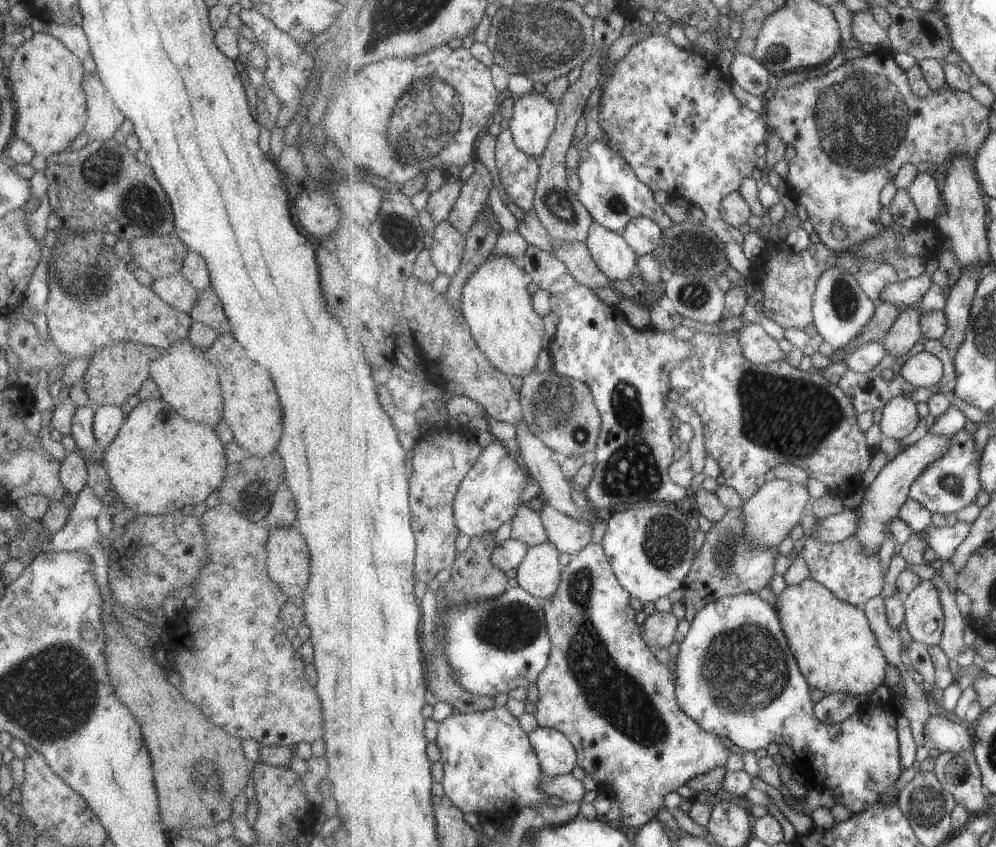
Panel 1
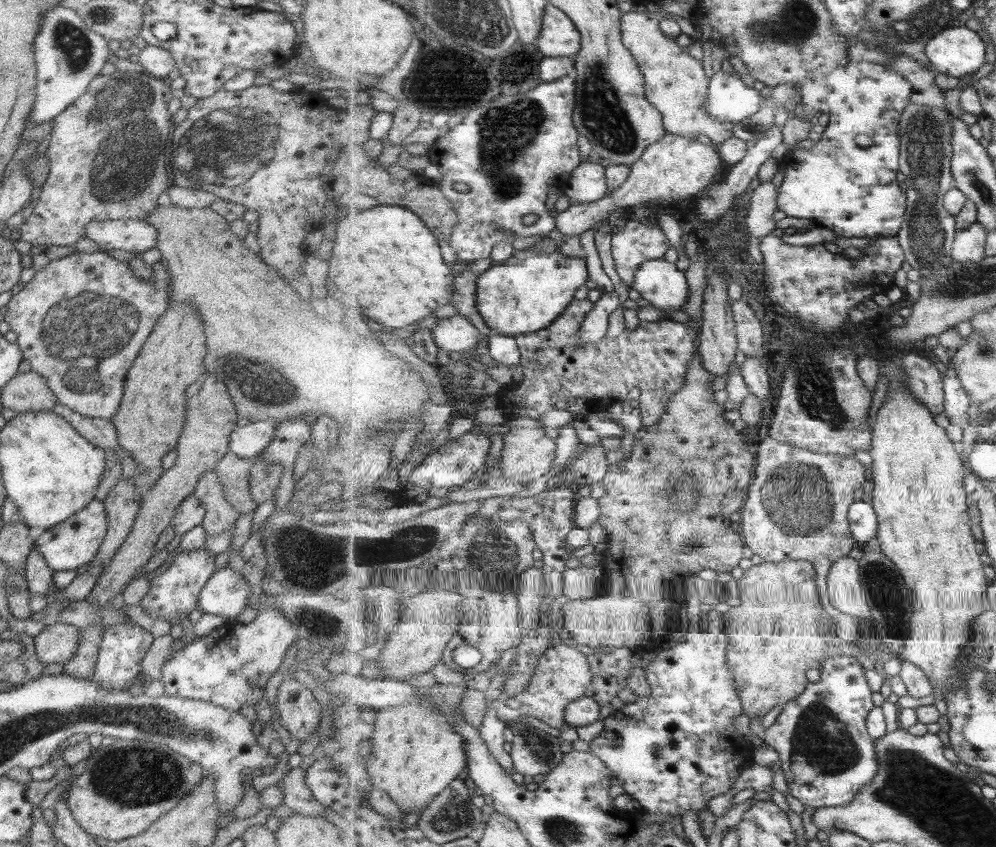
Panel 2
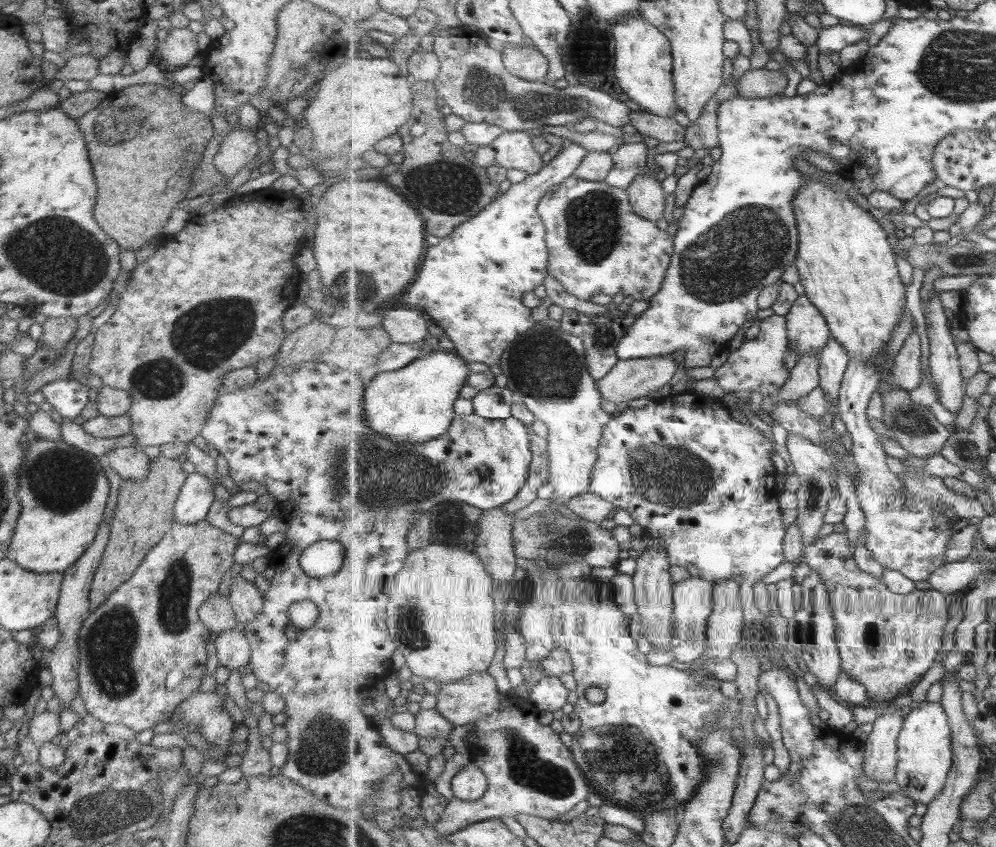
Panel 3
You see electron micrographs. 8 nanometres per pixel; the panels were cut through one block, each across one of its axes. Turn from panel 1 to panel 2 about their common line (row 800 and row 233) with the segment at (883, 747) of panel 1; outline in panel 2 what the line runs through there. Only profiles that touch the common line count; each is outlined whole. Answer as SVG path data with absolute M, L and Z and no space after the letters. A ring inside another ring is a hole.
M851 61L847 66L841 66L834 70L828 78L831 86L831 94L827 100L829 105L829 125L822 132L822 136L814 146L809 150L796 149L787 153L780 163L784 166L784 181L778 190L778 210L783 211L787 216L797 219L809 219L815 226L821 226L831 229L838 236L847 238L873 238L876 236L892 237L901 230L903 222L908 212L907 193L899 188L897 174L900 172L901 160L901 137L899 136L899 126L902 122L902 116L905 109L912 104L912 84L904 77L899 76L896 72L890 70L885 63L877 64L876 62L855 62Z

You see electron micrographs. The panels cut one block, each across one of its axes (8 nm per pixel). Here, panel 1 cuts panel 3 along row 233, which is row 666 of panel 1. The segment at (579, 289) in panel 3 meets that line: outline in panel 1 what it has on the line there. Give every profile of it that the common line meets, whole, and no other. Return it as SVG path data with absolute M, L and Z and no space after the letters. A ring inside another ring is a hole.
M590 543L581 552L571 557L571 561L563 571L562 583L558 591L553 596L543 599L552 651L546 670L538 678L537 686L540 693L535 706L537 723L563 732L577 749L579 766L592 776L601 788L609 792L611 798L619 804L621 809L619 820L623 821L623 824L629 826L629 828L639 828L650 823L651 820L656 818L657 812L665 809L663 802L665 802L667 794L676 792L677 788L687 785L696 776L707 774L715 768L726 768L728 758L732 754L729 749L723 746L721 736L707 732L698 721L693 720L691 716L687 716L687 713L683 712L676 693L676 679L673 678L673 676L676 676L676 672L671 674L667 664L659 662L655 658L650 645L643 640L641 626L635 622L638 611L631 606L631 596L632 594L621 584L619 577L615 574L602 543Z

